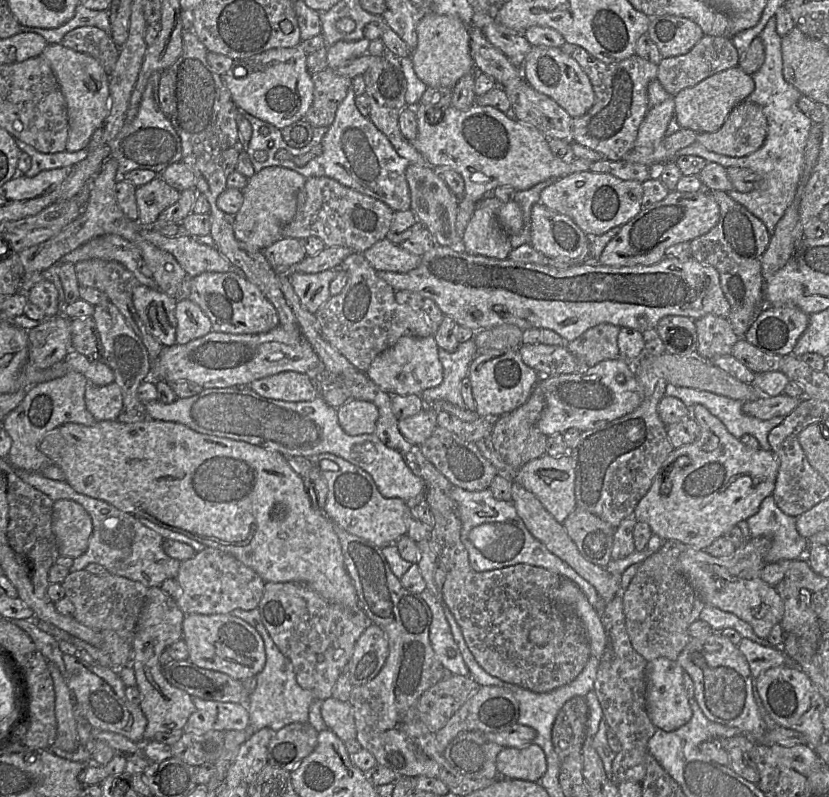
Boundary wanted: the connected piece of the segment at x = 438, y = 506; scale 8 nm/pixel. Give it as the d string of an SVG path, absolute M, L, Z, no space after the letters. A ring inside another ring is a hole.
M321 361L318 366L318 381L321 381L325 388L340 387L348 395L348 400L357 399L373 403L378 409L374 434L388 448L400 453L410 470L423 481L424 499L434 518L434 526L429 538L430 546L437 559L443 563L446 572L441 588L443 603L459 625L464 640L477 663L489 675L534 693L547 693L572 682L582 672L591 655L587 632L581 620L570 606L556 600L556 590L563 577L545 568L523 563L484 572L473 570L468 552L460 538L462 524L456 503L450 495L453 485L424 457L420 445L410 443L400 433L398 419L391 409L391 395L374 384L365 372L335 375L327 372ZM535 627L543 627L551 632L552 638L545 646L538 646L529 640L529 632Z

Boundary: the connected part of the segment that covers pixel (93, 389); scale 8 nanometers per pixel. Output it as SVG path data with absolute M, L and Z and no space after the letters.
M115 382L105 386L89 383L85 390L85 405L96 422L117 420L123 406L122 390Z

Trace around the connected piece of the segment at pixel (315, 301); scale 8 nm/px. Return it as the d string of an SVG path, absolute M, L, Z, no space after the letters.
M337 269L310 274L293 272L290 274L290 281L302 306L315 314L330 298L329 285L336 275Z

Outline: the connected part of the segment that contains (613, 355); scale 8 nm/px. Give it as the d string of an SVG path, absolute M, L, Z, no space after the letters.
M609 323L596 325L567 342L566 348L587 368L607 359L619 359L617 338L620 329Z

